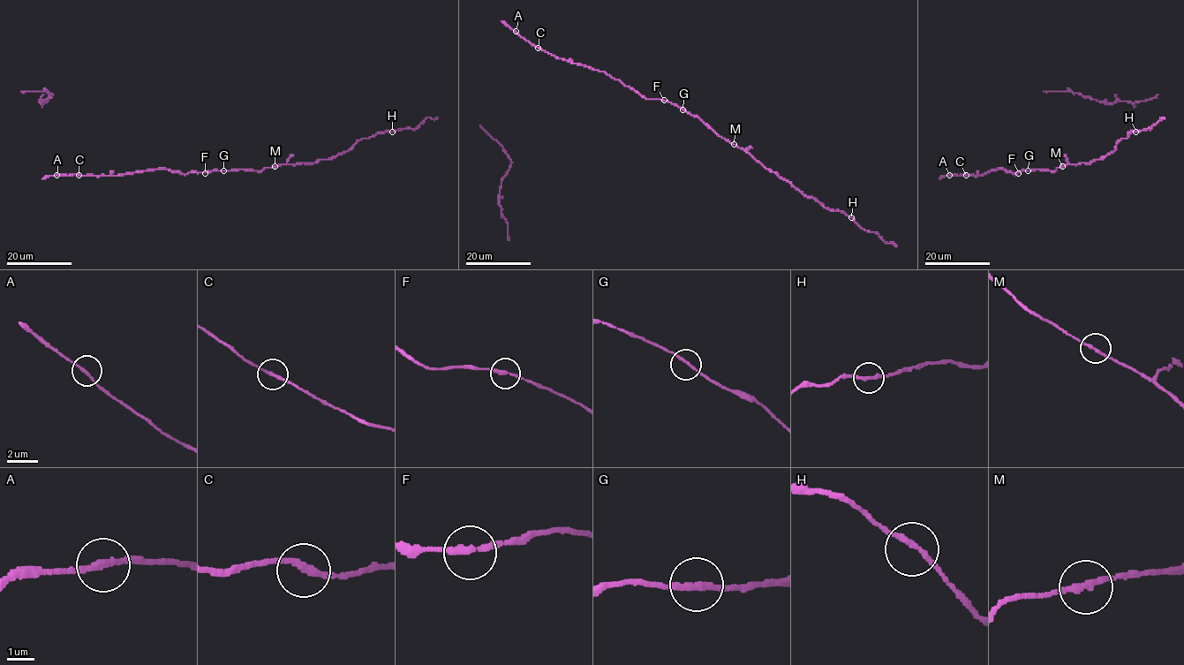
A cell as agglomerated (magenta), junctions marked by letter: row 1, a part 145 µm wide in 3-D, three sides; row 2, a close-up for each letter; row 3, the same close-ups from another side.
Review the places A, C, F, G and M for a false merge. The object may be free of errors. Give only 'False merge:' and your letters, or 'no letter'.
False merge: no letter

